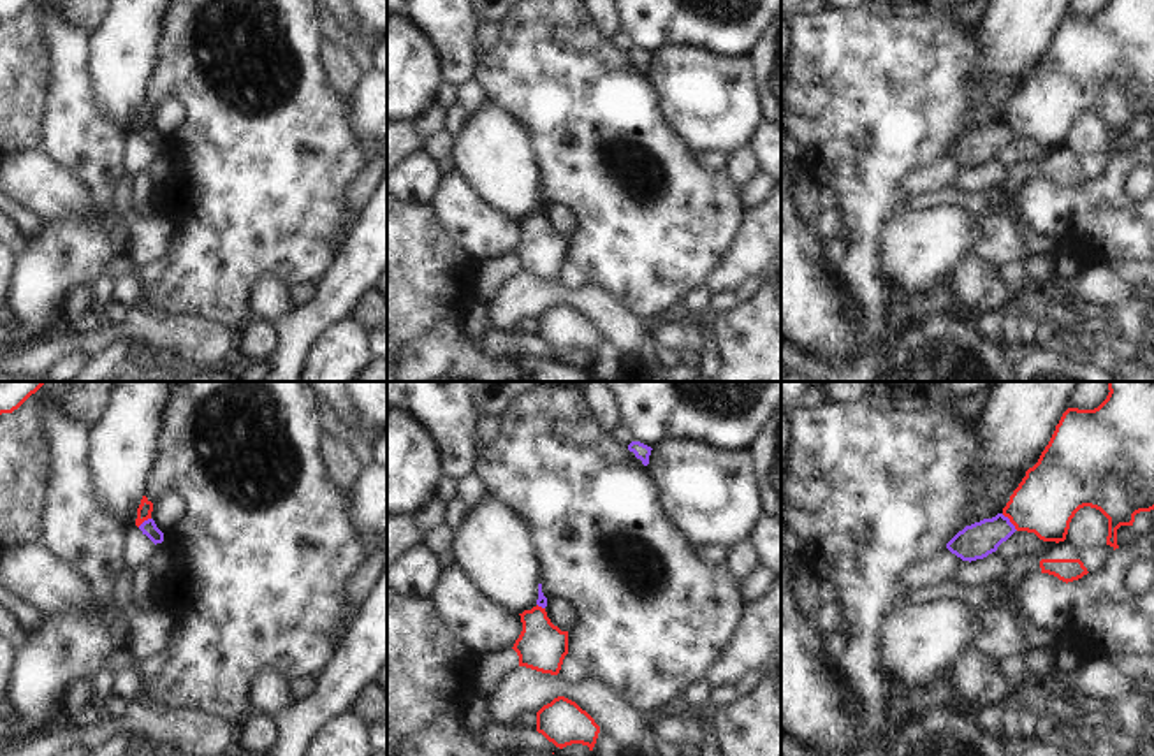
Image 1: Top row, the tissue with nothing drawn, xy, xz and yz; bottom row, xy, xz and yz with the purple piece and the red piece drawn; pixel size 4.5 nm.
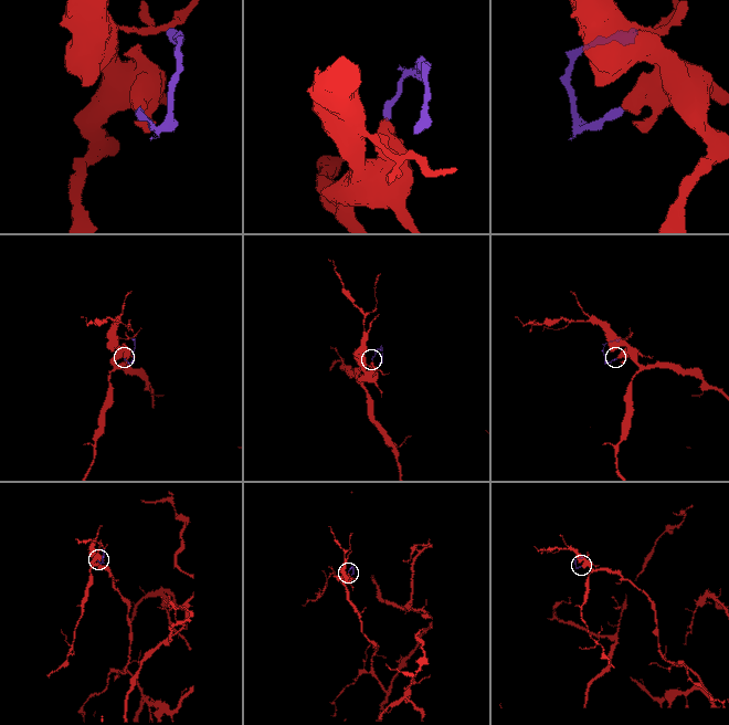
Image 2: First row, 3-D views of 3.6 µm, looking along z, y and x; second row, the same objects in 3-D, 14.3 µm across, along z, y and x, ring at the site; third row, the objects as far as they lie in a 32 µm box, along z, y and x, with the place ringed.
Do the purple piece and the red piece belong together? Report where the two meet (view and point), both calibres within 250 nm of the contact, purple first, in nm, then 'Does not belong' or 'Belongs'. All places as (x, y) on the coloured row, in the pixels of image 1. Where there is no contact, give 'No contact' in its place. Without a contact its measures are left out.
Touches purple at yz (1008, 521). Thickness 160 nm (purple) against 300 nm. Does not belong

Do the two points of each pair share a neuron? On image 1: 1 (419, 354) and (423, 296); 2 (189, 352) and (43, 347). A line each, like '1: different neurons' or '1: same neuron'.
1: different neurons
2: same neuron

